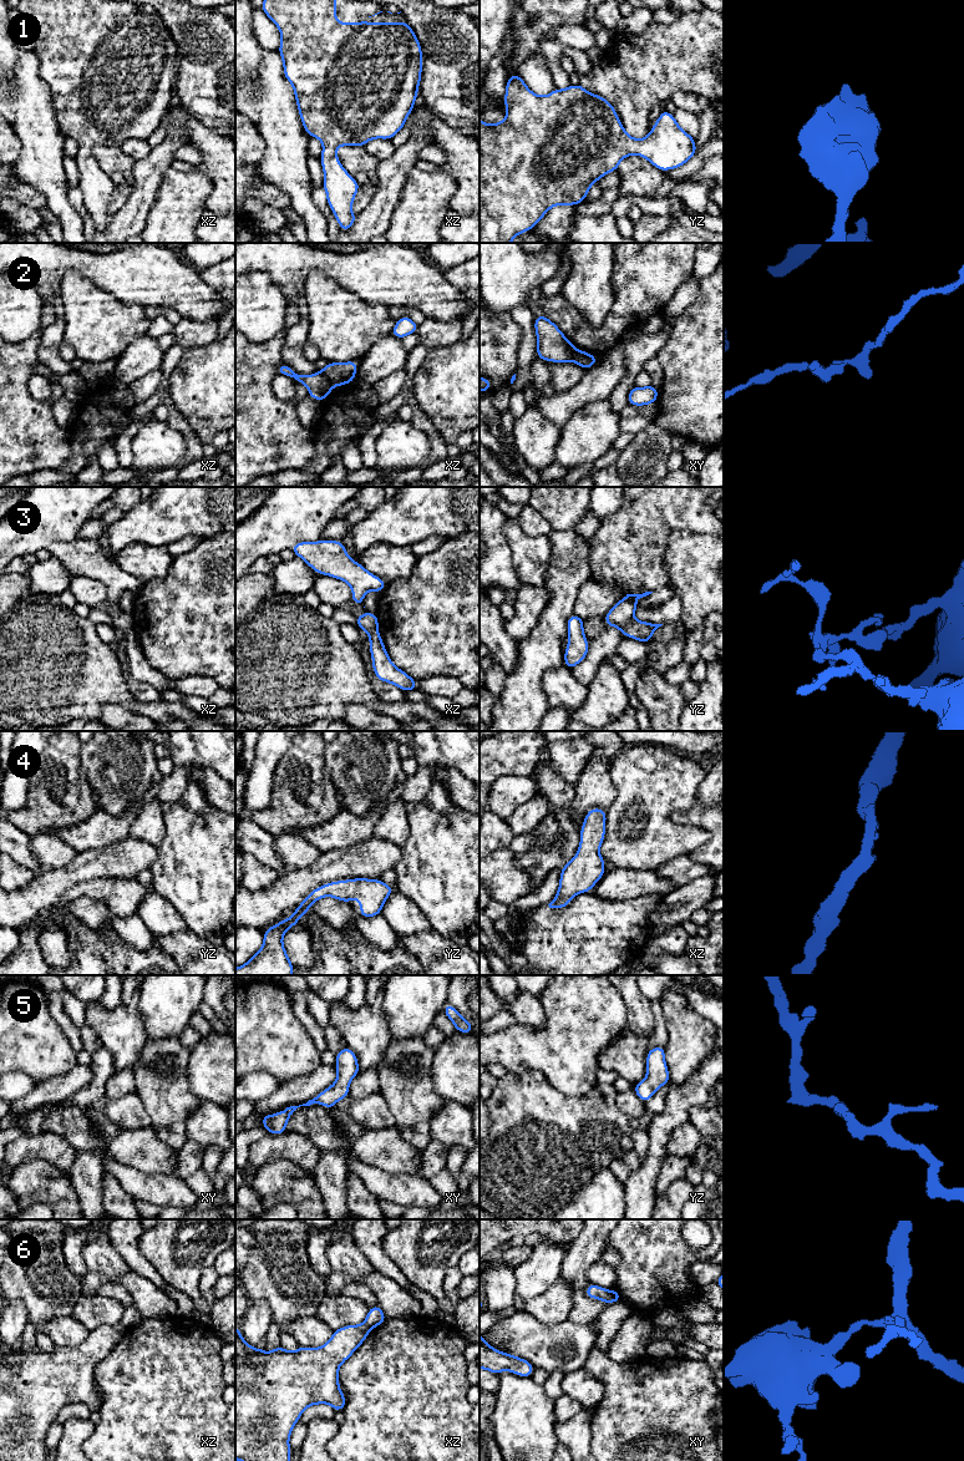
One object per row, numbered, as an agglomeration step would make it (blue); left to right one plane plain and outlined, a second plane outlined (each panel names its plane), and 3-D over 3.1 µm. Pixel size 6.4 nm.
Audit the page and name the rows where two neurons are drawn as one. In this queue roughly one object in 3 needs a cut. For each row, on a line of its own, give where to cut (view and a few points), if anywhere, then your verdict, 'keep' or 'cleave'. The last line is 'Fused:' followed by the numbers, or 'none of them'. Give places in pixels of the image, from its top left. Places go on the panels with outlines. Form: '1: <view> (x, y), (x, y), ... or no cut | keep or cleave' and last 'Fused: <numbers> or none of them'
1: no cut | keep
2: xz (320, 371), (334, 384) | cleave
3: yz (632, 617), (620, 629) | cleave
4: no cut | keep
5: no cut | keep
6: xy (609, 1290), (612, 1302) | cleave
Fused: 2, 3, 6

